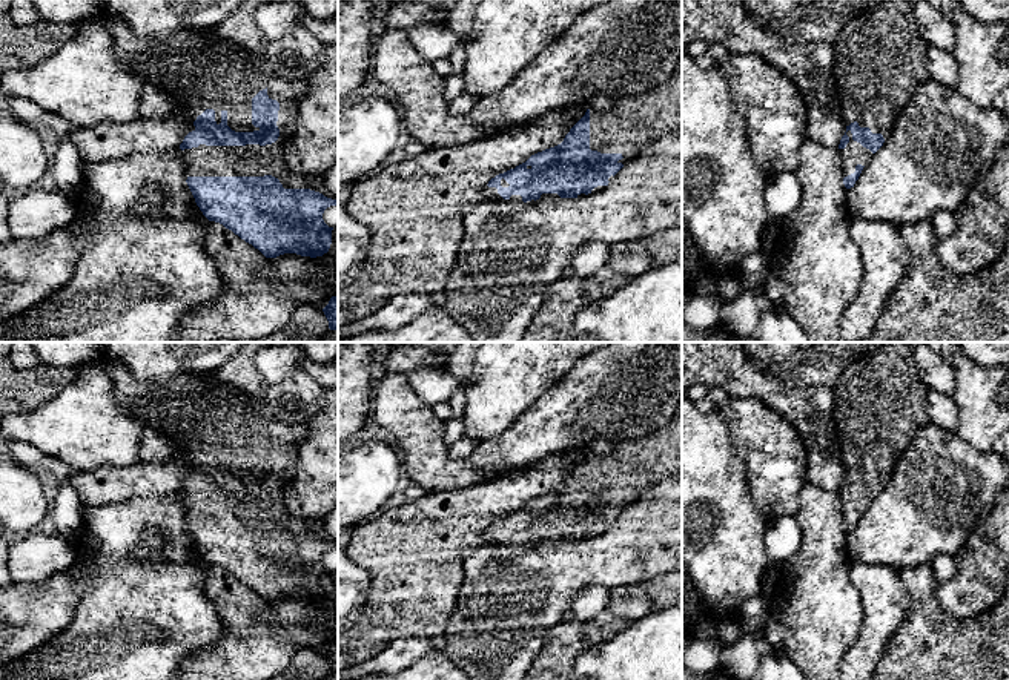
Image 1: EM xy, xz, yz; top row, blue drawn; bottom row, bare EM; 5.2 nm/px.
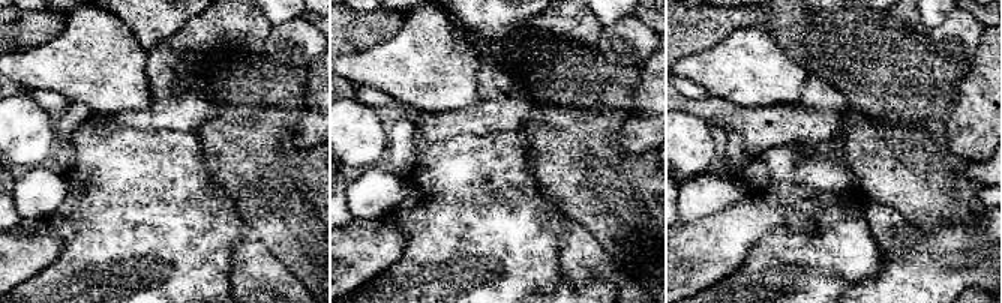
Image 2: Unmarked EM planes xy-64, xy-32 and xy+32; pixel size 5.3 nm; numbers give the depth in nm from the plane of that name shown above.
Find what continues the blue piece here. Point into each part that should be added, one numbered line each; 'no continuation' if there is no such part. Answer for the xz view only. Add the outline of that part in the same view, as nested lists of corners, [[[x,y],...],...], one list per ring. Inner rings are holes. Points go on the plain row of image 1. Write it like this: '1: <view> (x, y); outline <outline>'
1: xz (545, 541); outline [[[542,537],[539,543],[527,545],[527,548],[536,548],[536,546],[545,546],[545,545],[554,545],[554,543],[564,543],[557,537]]]

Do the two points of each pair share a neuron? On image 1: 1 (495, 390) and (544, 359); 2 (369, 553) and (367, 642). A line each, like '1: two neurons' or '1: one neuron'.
1: one neuron
2: one neuron

